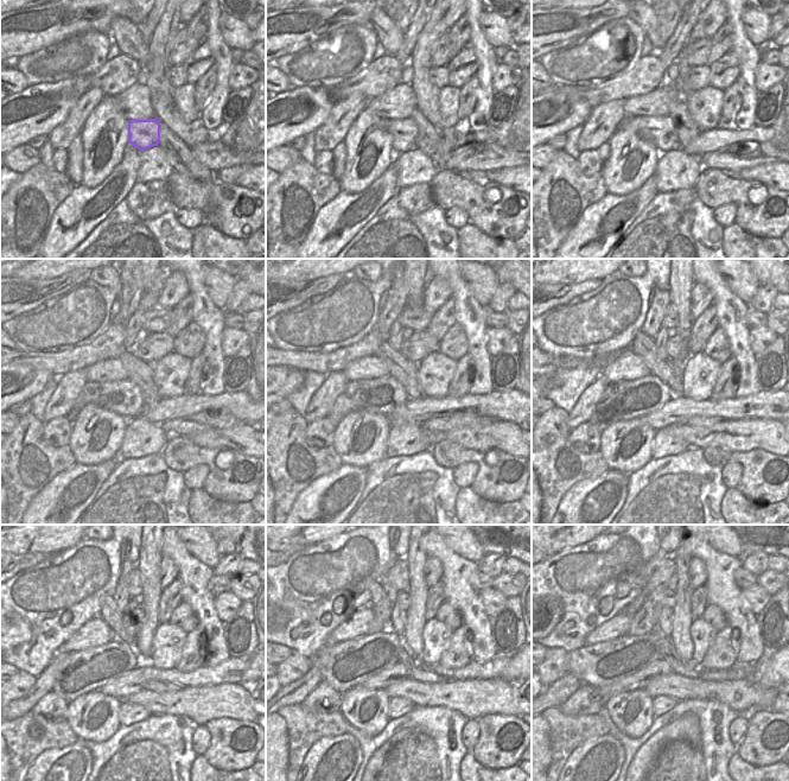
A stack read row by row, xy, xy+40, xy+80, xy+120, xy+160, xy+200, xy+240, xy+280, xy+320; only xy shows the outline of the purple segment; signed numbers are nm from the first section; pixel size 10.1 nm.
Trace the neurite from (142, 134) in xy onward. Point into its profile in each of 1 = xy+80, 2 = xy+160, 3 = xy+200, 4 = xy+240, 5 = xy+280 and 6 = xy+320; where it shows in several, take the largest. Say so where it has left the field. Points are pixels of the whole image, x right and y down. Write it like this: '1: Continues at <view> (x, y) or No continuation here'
1: Continues at xy+80 (659, 129)
2: Continues at xy+160 (383, 395)
3: Continues at xy+200 (622, 400)
4: Continues at xy+240 (89, 670)
5: Continues at xy+280 (338, 668)
6: Continues at xy+320 (608, 662).

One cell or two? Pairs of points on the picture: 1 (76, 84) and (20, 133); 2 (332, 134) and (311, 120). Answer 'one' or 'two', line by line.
1: one
2: two

